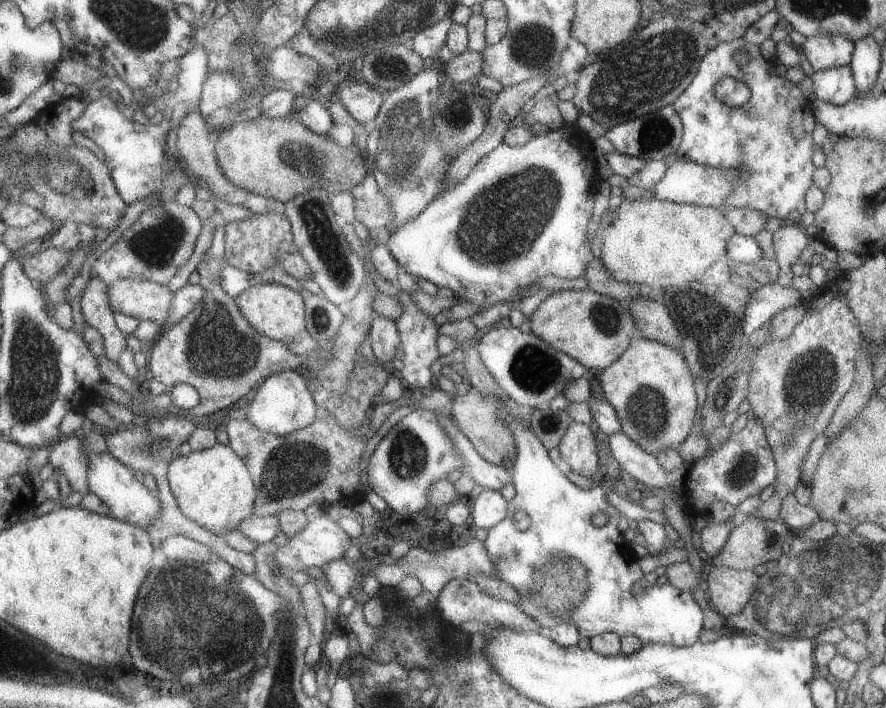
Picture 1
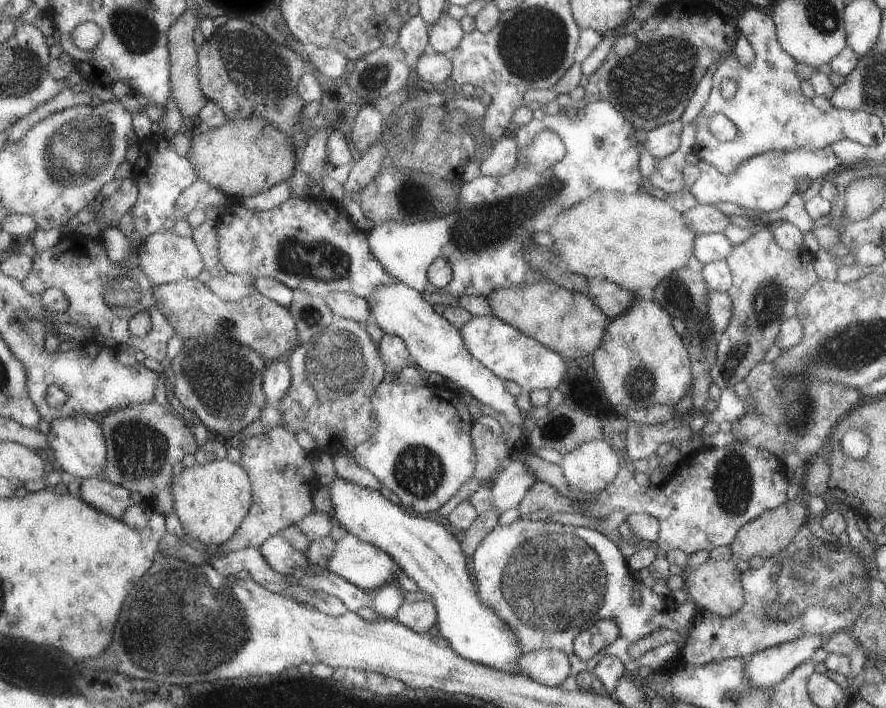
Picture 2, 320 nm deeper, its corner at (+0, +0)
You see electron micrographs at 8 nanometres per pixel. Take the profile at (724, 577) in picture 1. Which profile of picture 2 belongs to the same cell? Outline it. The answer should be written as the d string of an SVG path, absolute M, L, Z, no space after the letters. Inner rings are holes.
M708 558L690 572L684 581L684 589L688 593L689 599L695 602L699 609L713 611L722 617L728 617L743 604L740 580L737 580L737 576L741 575L735 570L732 559L718 561Z

